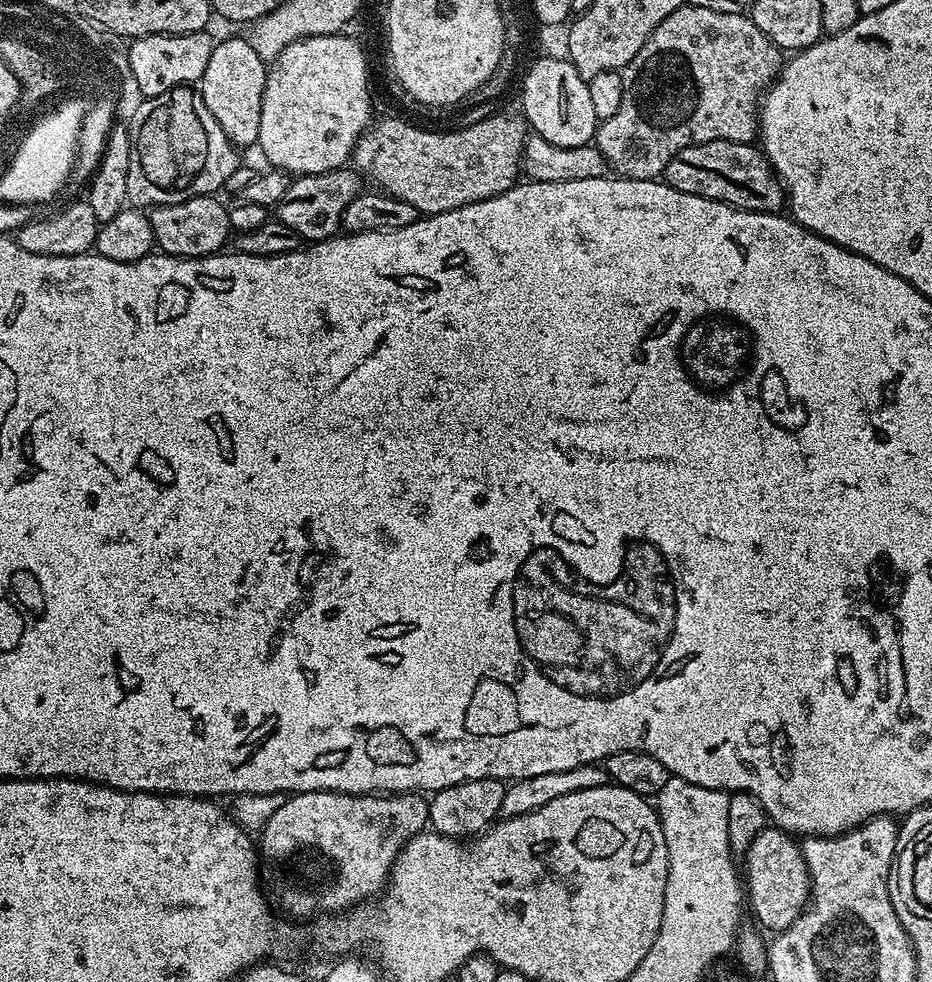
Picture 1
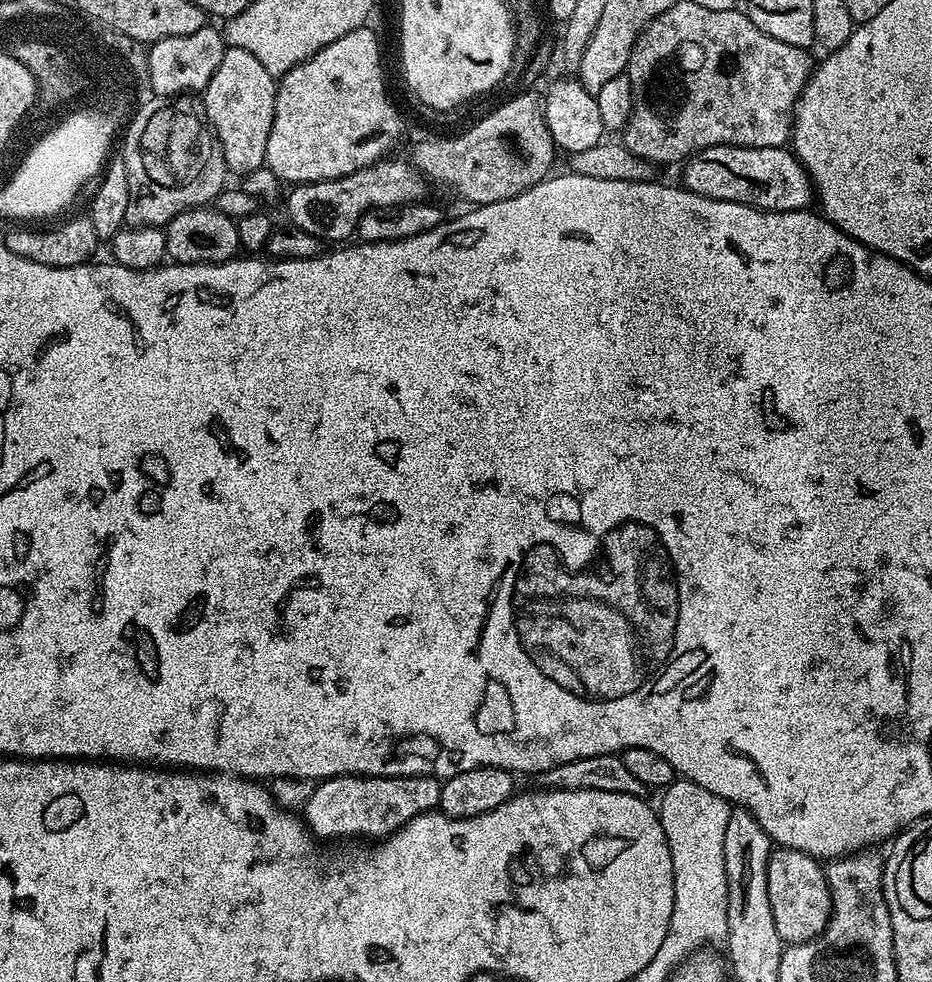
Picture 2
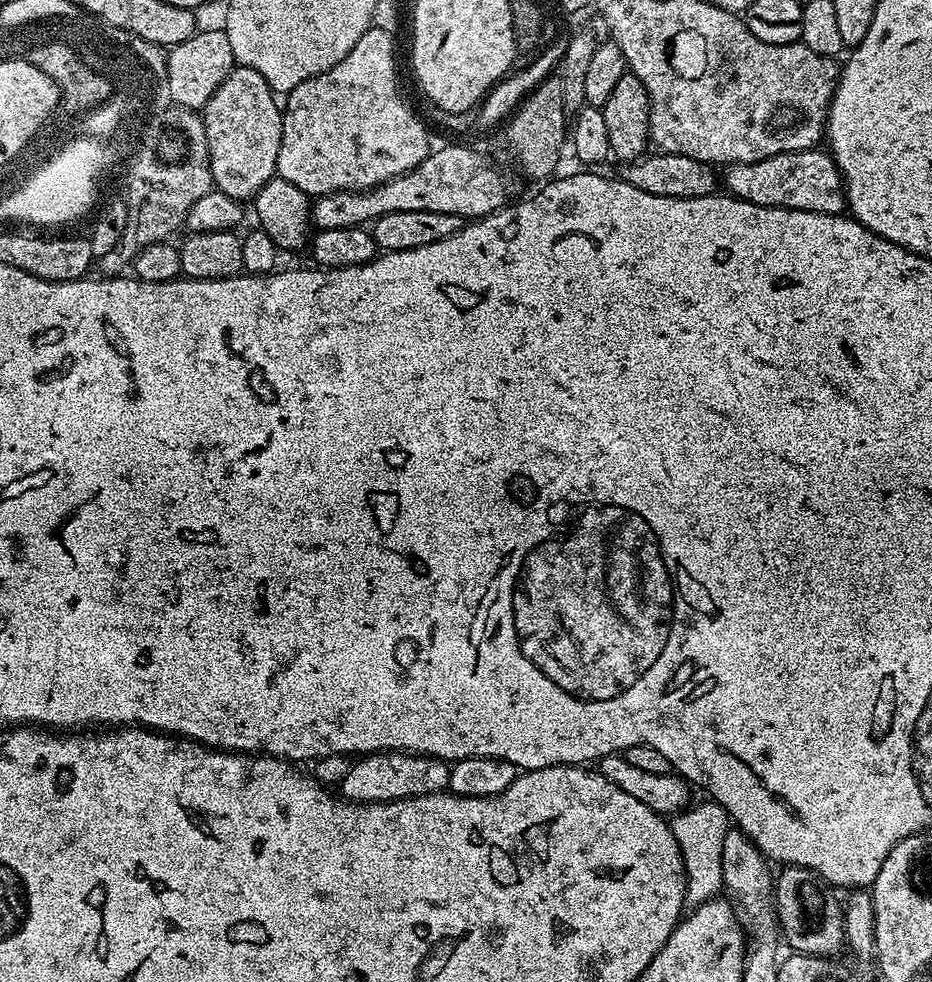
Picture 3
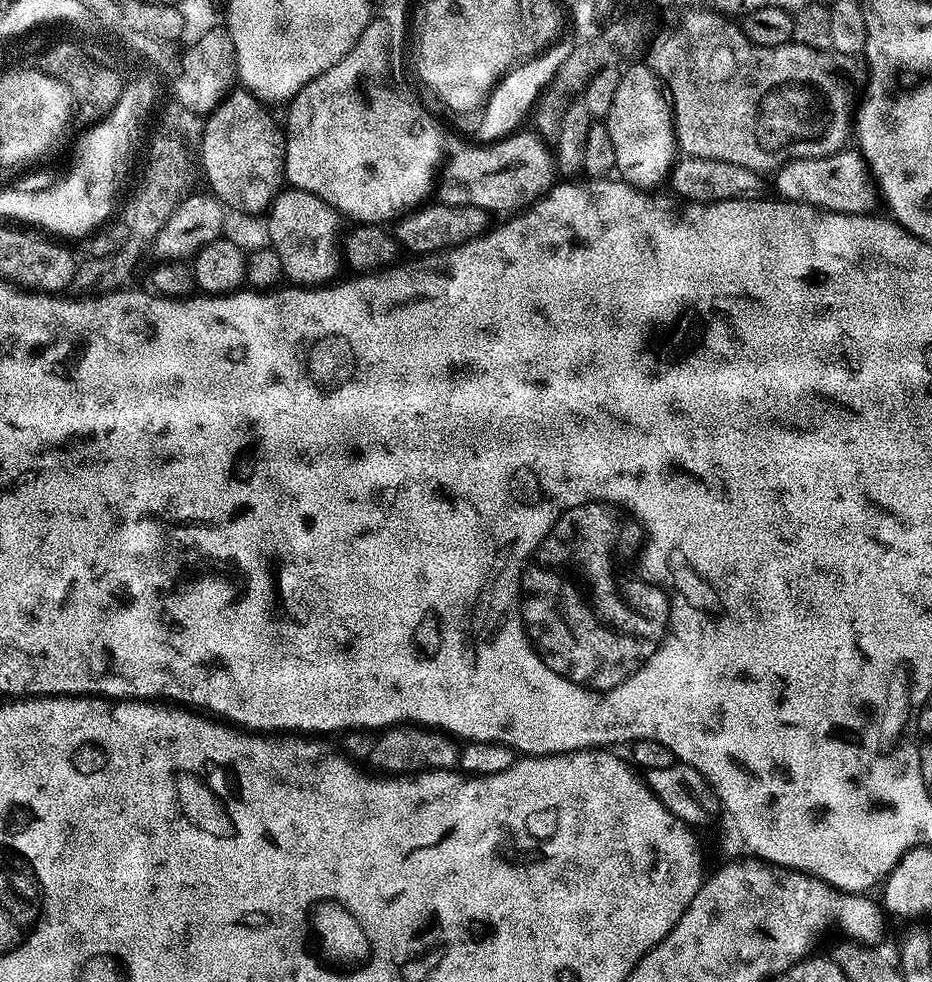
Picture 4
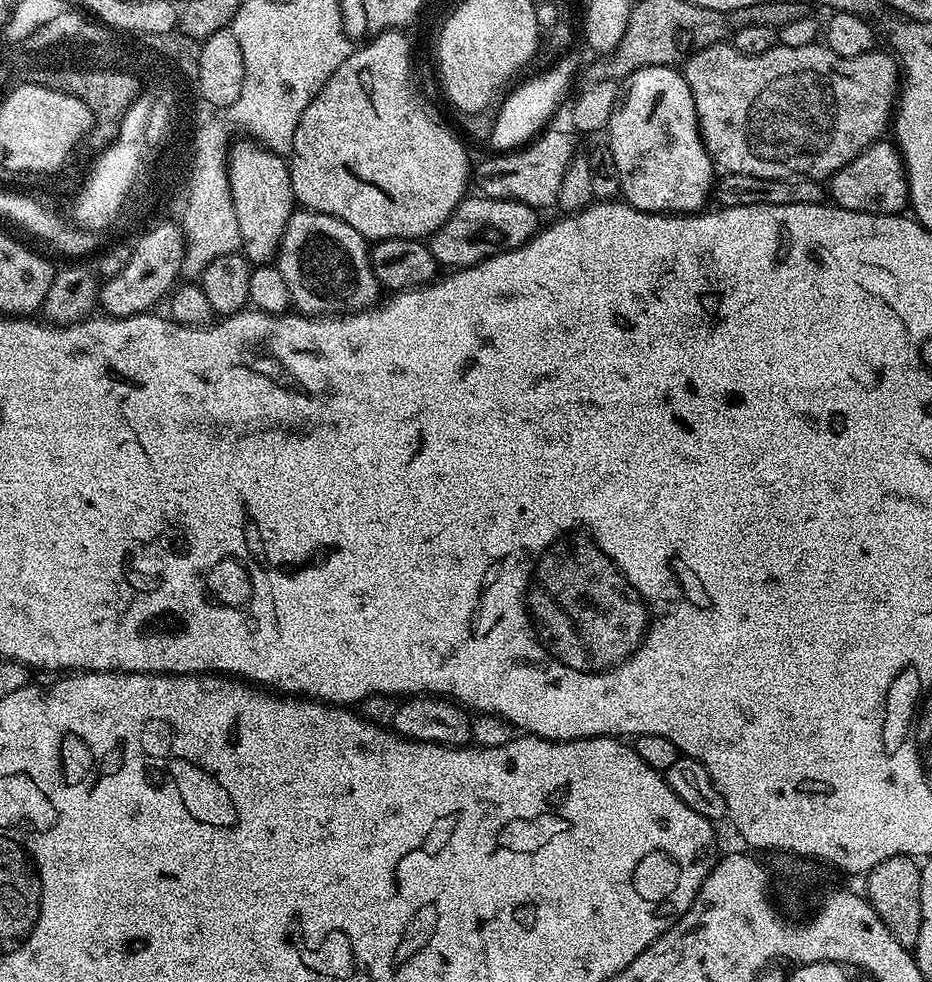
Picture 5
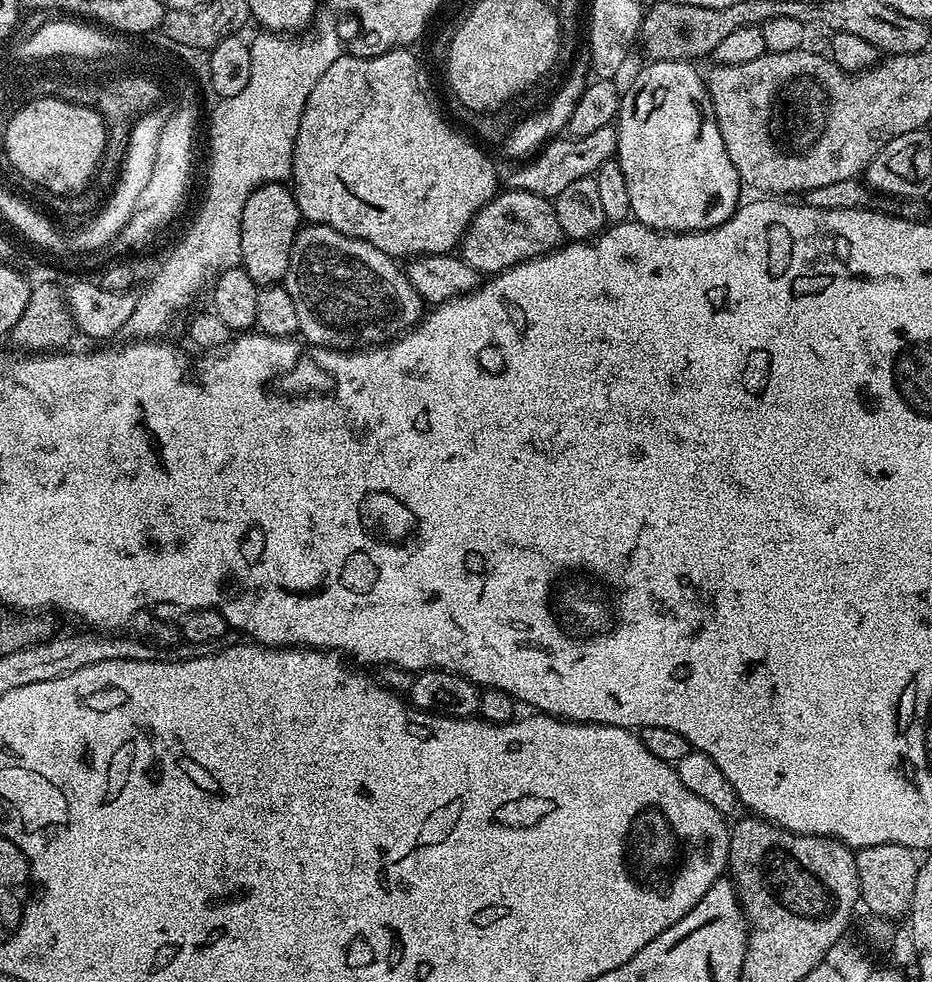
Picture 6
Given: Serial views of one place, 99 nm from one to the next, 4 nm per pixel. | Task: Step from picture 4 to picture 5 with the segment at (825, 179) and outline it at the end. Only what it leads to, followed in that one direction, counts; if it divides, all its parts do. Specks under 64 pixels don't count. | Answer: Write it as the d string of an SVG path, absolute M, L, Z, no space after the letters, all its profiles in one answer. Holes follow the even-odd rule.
M881 138L858 158L854 158L842 170L835 172L827 181L826 192L831 203L838 208L865 212L875 216L894 216L909 207L908 178L904 170L904 157L895 143Z

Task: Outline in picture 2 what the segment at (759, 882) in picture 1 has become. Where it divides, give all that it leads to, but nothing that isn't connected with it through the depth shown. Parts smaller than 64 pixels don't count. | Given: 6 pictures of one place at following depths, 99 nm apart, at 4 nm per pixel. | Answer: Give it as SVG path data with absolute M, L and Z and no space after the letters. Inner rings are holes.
M777 847L766 866L766 890L770 894L770 914L774 914L774 927L778 930L778 938L785 945L804 944L807 940L815 940L832 916L832 891L828 888L825 869L817 857L808 856L805 852Z

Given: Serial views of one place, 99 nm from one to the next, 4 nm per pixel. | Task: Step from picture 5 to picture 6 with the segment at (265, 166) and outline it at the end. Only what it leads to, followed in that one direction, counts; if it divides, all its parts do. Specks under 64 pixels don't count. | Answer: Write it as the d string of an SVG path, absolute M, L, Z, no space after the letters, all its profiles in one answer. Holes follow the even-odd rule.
M263 184L246 198L246 207L242 210L242 254L240 264L250 274L258 286L279 284L290 266L290 246L302 227L300 207L293 196L291 187L279 184Z

